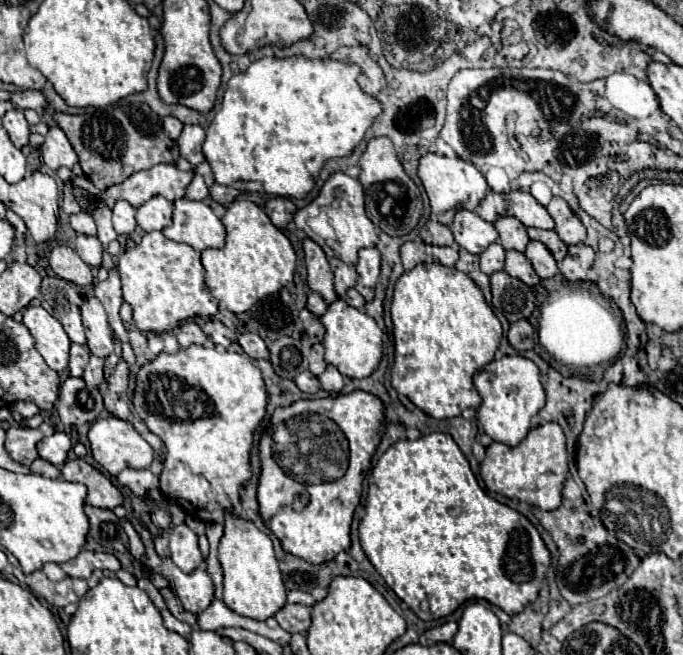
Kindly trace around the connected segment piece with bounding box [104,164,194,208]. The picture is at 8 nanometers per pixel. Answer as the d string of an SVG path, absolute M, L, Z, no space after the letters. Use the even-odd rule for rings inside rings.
M156 164L148 170L136 172L122 184L116 184L104 192L104 200L112 208L116 200L128 200L134 208L142 206L154 196L164 196L174 202L184 196L194 172L182 172L174 164Z

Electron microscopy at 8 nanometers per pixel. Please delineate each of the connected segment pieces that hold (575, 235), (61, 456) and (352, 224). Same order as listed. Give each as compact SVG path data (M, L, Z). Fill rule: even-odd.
M552 198L552 202L548 204L548 212L550 212L550 216L556 222L554 232L560 236L560 240L566 246L584 242L586 228L584 228L584 224L576 218L576 214L568 208L568 204L562 198Z
M54 432L46 440L38 442L38 456L48 460L54 466L62 466L68 458L70 448L72 448L70 438L64 432Z
M344 172L332 174L332 176L326 180L326 184L322 186L318 198L294 214L296 226L298 226L300 230L304 230L304 232L310 236L310 228L308 228L306 220L312 218L312 216L318 216L318 212L320 212L322 208L328 212L330 222L332 222L332 228L334 228L334 234L336 234L336 248L332 248L332 250L334 250L334 256L340 258L340 254L342 254L342 262L346 262L346 264L356 264L356 262L358 262L358 250L360 250L360 248L370 248L370 246L374 246L374 244L378 242L376 228L374 228L374 224L368 220L368 216L364 214L364 192L362 192L360 182L354 180L354 178L350 178L350 176L344 174Z

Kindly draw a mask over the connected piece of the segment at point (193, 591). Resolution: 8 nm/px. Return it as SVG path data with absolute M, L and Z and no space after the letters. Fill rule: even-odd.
M148 528L140 530L140 540L142 540L144 552L146 552L144 564L170 582L172 592L180 598L182 606L188 612L202 614L214 600L214 584L212 584L212 578L208 576L208 572L198 568L190 574L184 574L170 558L158 556L154 550L154 540L152 540L152 534Z

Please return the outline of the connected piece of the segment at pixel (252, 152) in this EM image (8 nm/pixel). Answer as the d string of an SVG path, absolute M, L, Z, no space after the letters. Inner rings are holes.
M294 54L286 58L264 56L252 62L246 72L232 76L222 98L222 110L214 116L208 138L204 140L204 156L212 166L216 182L242 192L306 198L316 186L322 166L330 158L350 156L382 112L380 100L360 88L360 74L362 68L350 62L332 58L310 60L302 54Z

